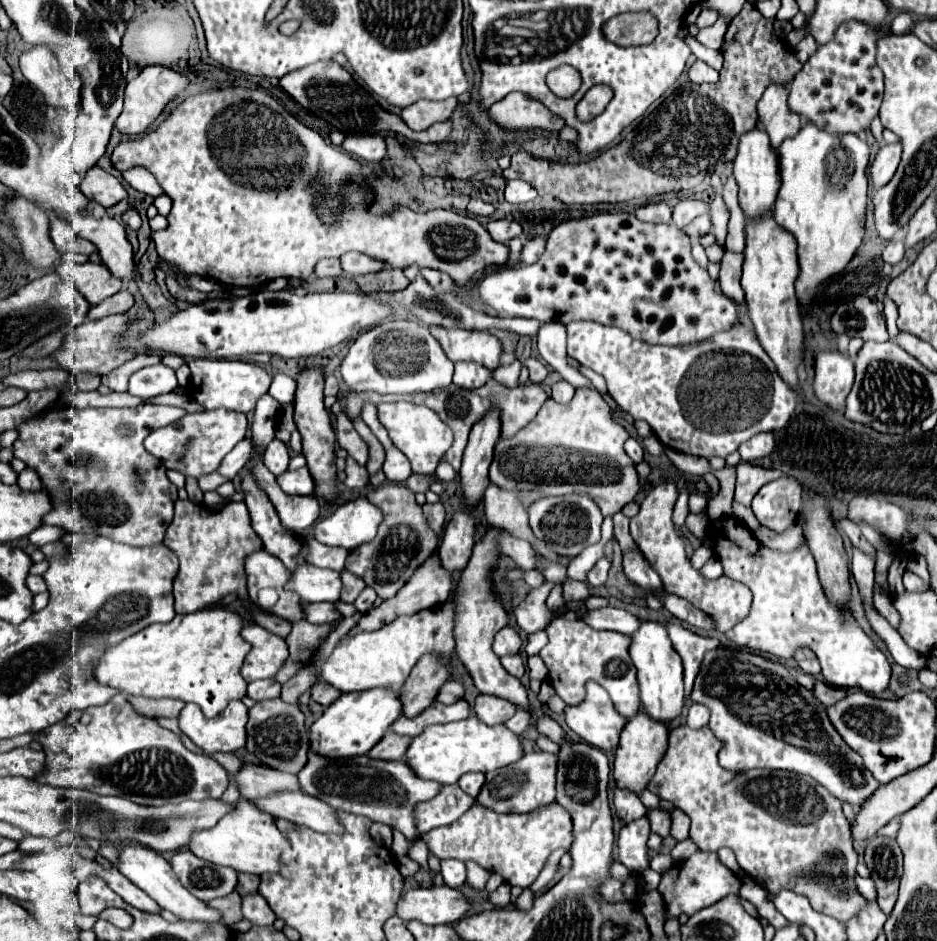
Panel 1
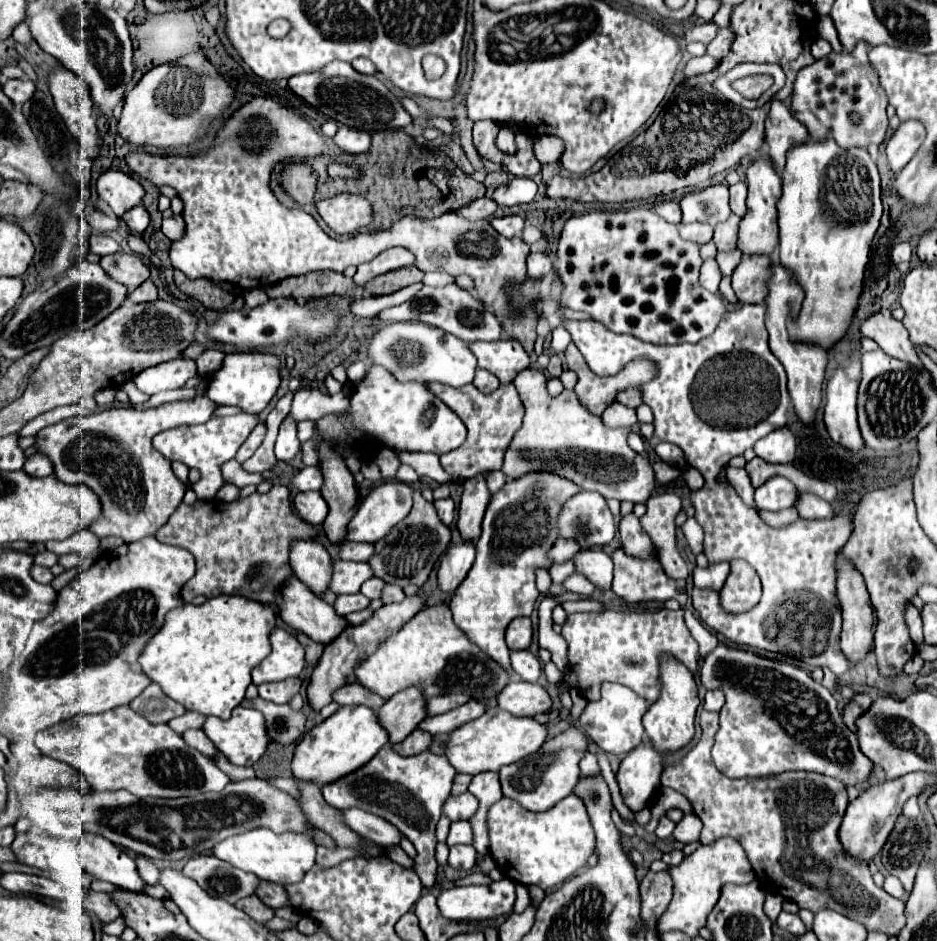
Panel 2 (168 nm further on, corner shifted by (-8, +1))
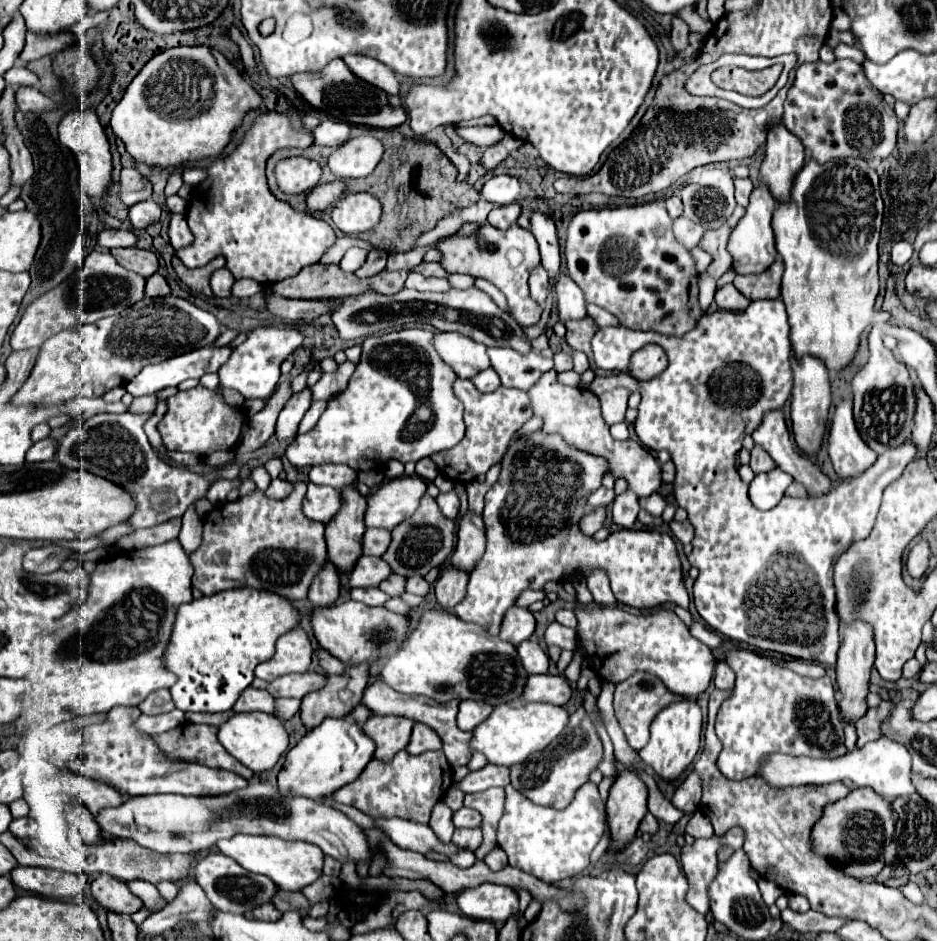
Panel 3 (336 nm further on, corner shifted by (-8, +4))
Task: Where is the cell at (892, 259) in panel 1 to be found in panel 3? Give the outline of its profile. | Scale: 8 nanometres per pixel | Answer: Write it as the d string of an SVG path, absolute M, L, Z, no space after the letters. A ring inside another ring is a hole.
M898 241L894 247L892 247L892 263L894 265L906 265L910 259L912 259L912 245L908 241Z

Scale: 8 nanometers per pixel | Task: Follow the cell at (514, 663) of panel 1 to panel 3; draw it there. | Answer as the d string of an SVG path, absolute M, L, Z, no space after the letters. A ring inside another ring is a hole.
M524 641L518 645L518 653L520 653L520 659L526 667L526 671L530 675L534 673L548 673L548 667L550 667L550 657L548 653L534 641Z

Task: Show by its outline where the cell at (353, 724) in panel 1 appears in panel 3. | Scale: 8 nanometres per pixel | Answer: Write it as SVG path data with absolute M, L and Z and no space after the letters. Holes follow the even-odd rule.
M324 719L322 725L308 731L296 747L286 753L284 767L278 773L278 787L286 795L304 795L308 799L330 797L340 787L352 783L374 755L374 743L364 731L348 719Z

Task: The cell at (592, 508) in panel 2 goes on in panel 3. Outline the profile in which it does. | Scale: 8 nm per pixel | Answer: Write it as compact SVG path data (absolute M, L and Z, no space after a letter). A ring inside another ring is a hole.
M600 487L598 491L594 491L590 497L588 497L588 511L598 507L598 505L610 505L614 501L616 493L614 489L606 489L606 487Z

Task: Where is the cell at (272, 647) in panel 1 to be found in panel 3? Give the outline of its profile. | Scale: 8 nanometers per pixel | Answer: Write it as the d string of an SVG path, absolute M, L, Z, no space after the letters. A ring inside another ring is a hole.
M296 627L282 635L276 643L276 655L256 667L256 677L264 681L278 679L288 673L304 673L312 663L314 647L304 629Z

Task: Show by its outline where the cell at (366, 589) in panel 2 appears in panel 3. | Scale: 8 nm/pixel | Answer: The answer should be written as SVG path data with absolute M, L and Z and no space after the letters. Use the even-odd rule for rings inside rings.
M390 575L386 581L380 583L380 589L392 597L400 597L404 591L404 583L406 583L406 577L404 575Z

